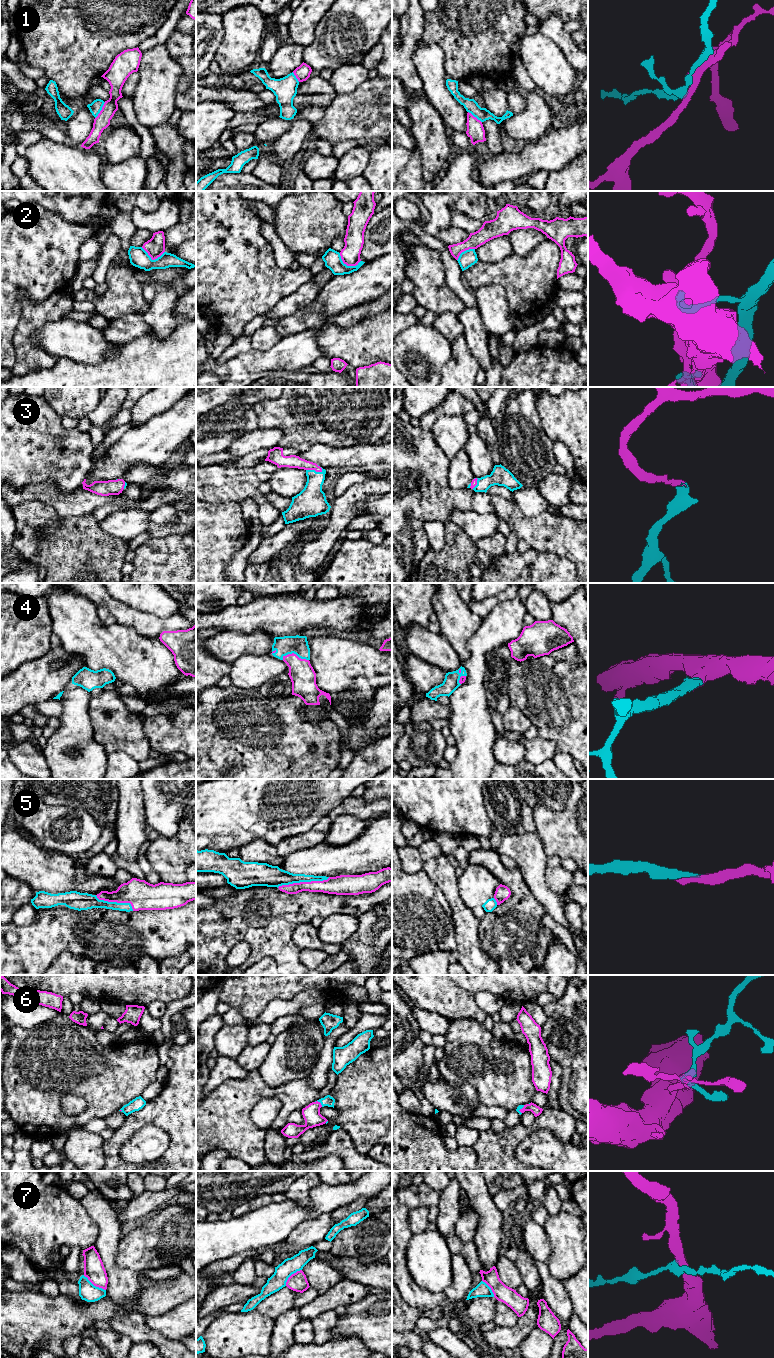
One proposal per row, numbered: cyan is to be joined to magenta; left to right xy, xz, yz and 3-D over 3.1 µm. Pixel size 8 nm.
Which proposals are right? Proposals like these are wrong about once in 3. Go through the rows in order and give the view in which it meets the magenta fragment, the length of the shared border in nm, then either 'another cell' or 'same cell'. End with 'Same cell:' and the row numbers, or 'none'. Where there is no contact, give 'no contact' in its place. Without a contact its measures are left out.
1: xy | 160 nm | another cell
2: xz | 190 nm | another cell
3: xz | 140 nm | same cell
4: xz | 220 nm | same cell
5: xz | 440 nm | same cell
6: xz | 80 nm | same cell
7: xy | 220 nm | another cell
Same cell: 3, 4, 5, 6

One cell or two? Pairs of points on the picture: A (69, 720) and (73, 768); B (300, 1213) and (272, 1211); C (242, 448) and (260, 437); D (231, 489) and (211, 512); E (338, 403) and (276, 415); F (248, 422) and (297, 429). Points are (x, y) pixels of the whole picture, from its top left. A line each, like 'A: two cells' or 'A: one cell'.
A: one cell
B: one cell
C: one cell
D: two cells
E: one cell
F: two cells

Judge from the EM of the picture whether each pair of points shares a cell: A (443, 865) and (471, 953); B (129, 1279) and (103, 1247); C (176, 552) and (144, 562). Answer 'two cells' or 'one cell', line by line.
A: one cell
B: one cell
C: one cell

